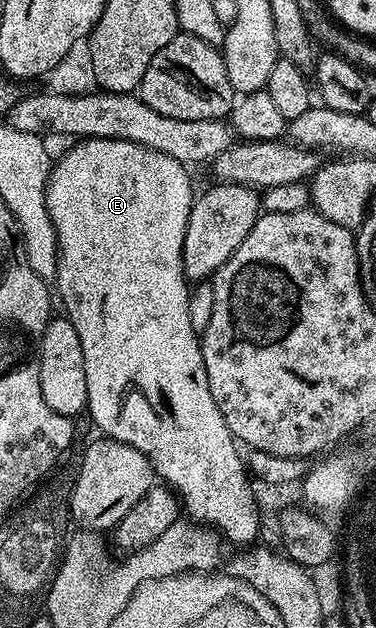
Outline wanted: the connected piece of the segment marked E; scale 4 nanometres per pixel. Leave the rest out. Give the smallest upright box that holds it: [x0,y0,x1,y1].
[45,138,259,543]

